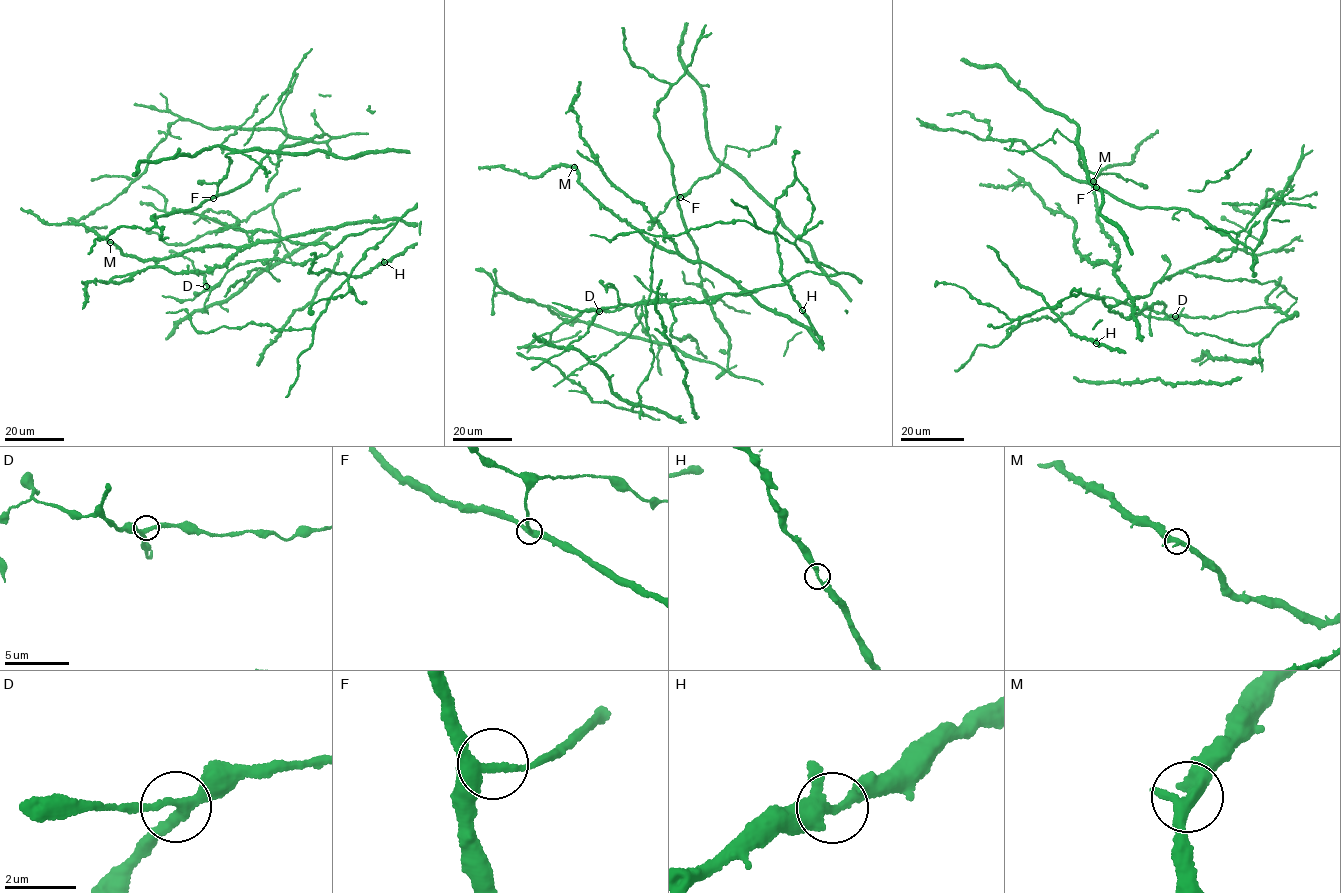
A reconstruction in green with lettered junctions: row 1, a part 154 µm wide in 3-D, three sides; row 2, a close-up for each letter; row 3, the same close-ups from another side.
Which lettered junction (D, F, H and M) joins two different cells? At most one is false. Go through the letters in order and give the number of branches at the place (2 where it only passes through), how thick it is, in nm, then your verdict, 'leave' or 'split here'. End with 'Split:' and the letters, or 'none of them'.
D: 3 | 260 nm | leave
F: 3 | 300 nm | leave
H: 4 | 260 nm | leave
M: 4 | 320 nm | leave
Split: none of them

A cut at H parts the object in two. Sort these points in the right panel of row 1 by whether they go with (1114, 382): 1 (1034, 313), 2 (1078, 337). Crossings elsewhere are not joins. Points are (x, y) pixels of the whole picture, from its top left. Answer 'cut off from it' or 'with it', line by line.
1: with it
2: cut off from it

